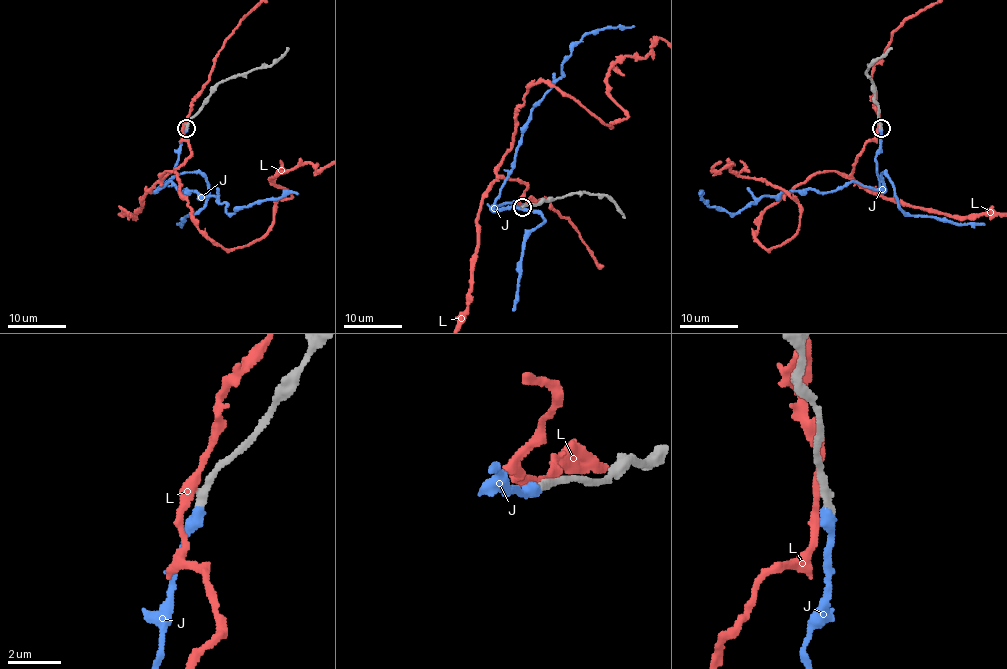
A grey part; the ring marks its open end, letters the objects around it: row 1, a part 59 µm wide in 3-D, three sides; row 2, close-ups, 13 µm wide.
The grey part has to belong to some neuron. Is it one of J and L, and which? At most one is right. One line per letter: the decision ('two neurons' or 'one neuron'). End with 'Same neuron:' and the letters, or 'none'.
J: one neuron
L: two neurons
Same neuron: J

